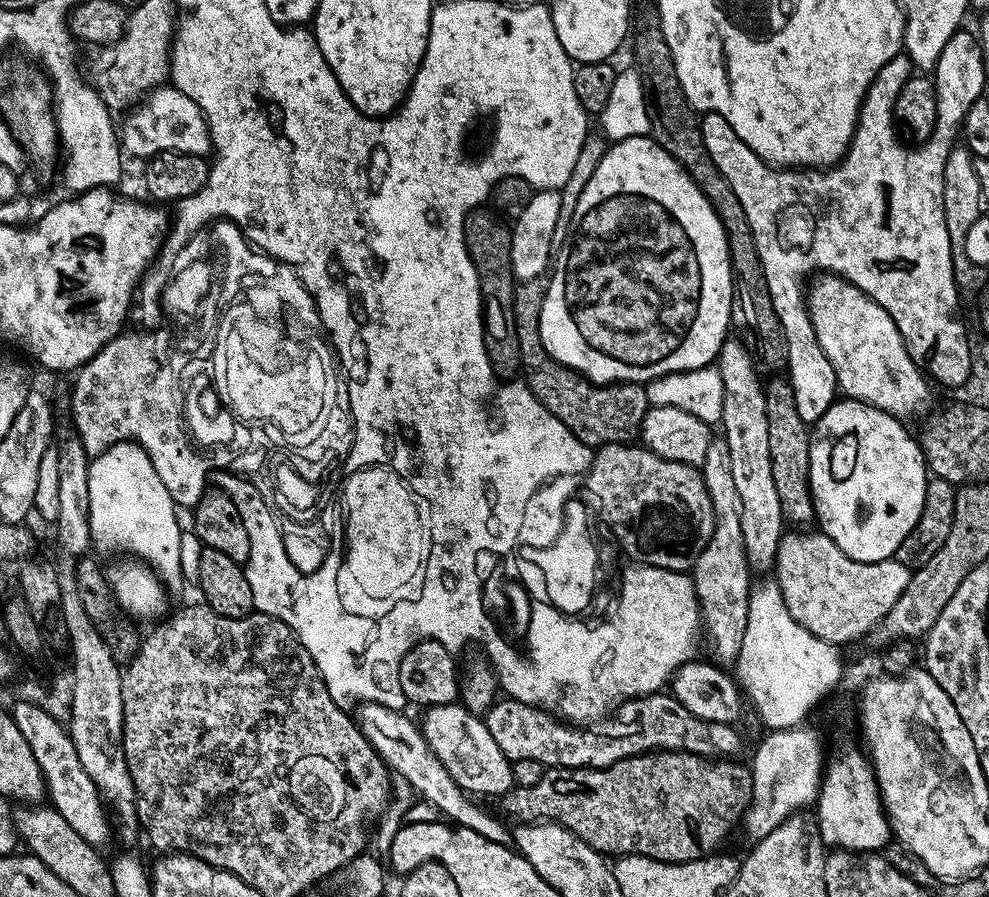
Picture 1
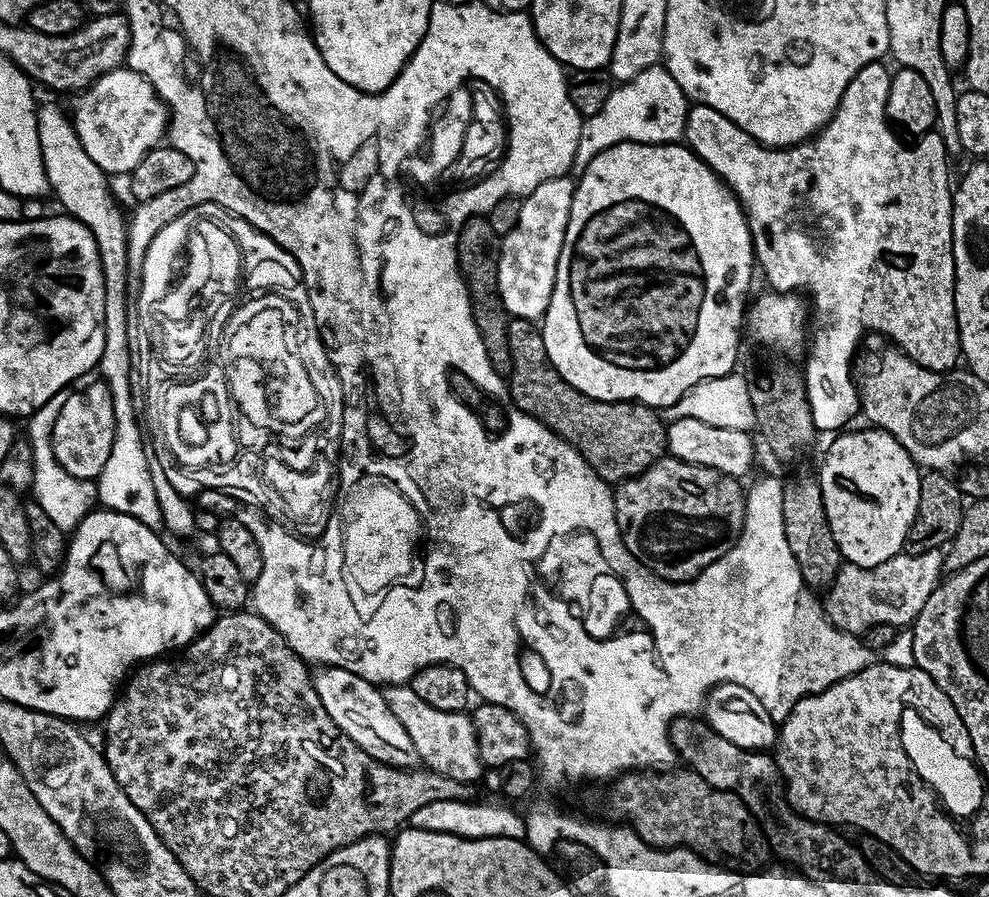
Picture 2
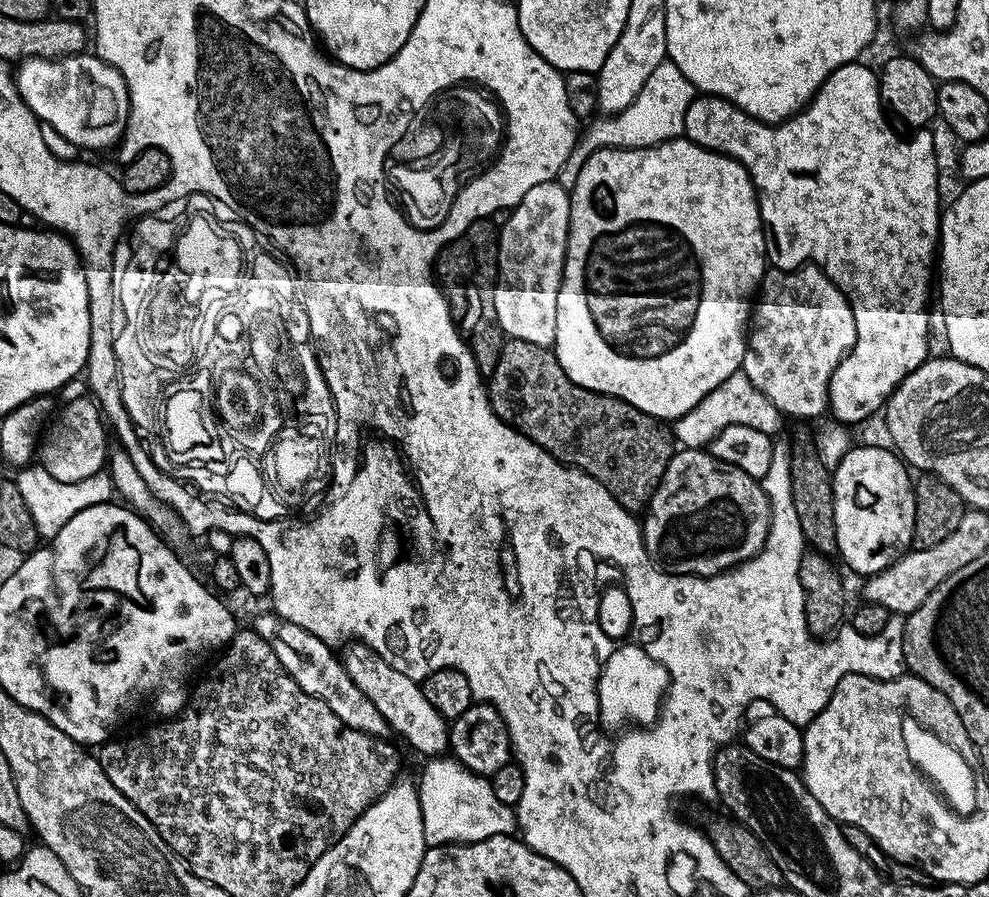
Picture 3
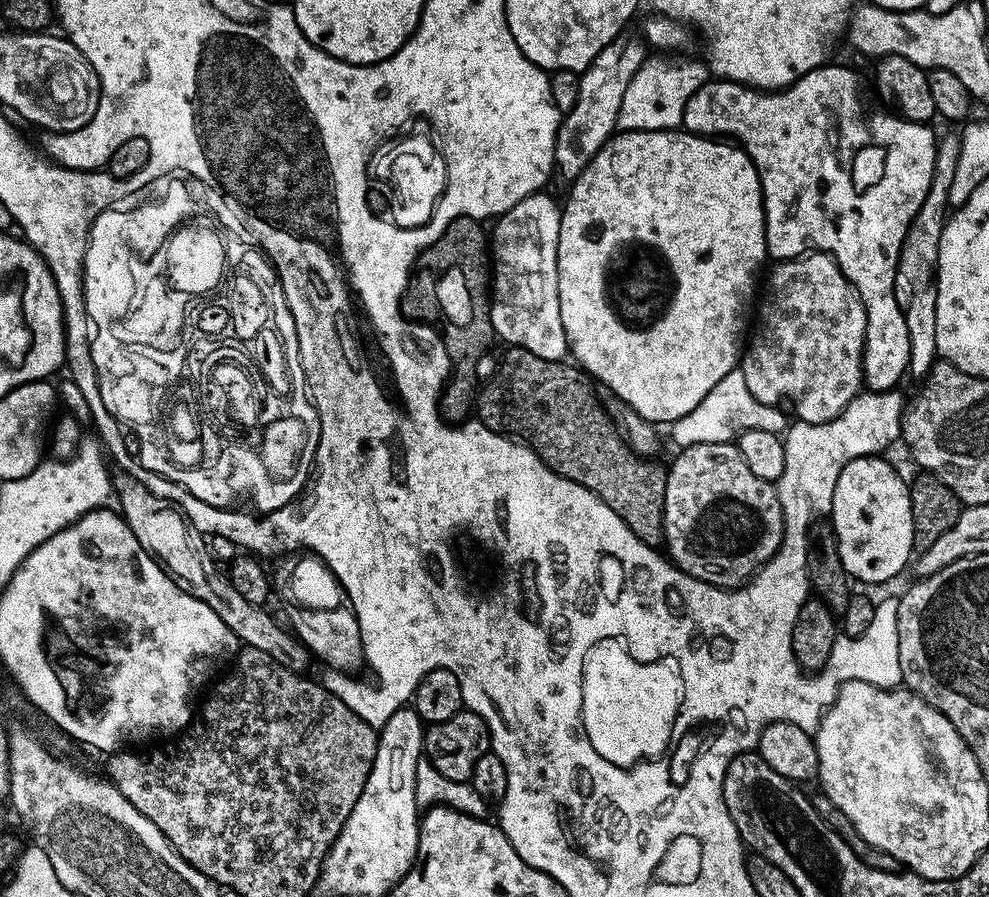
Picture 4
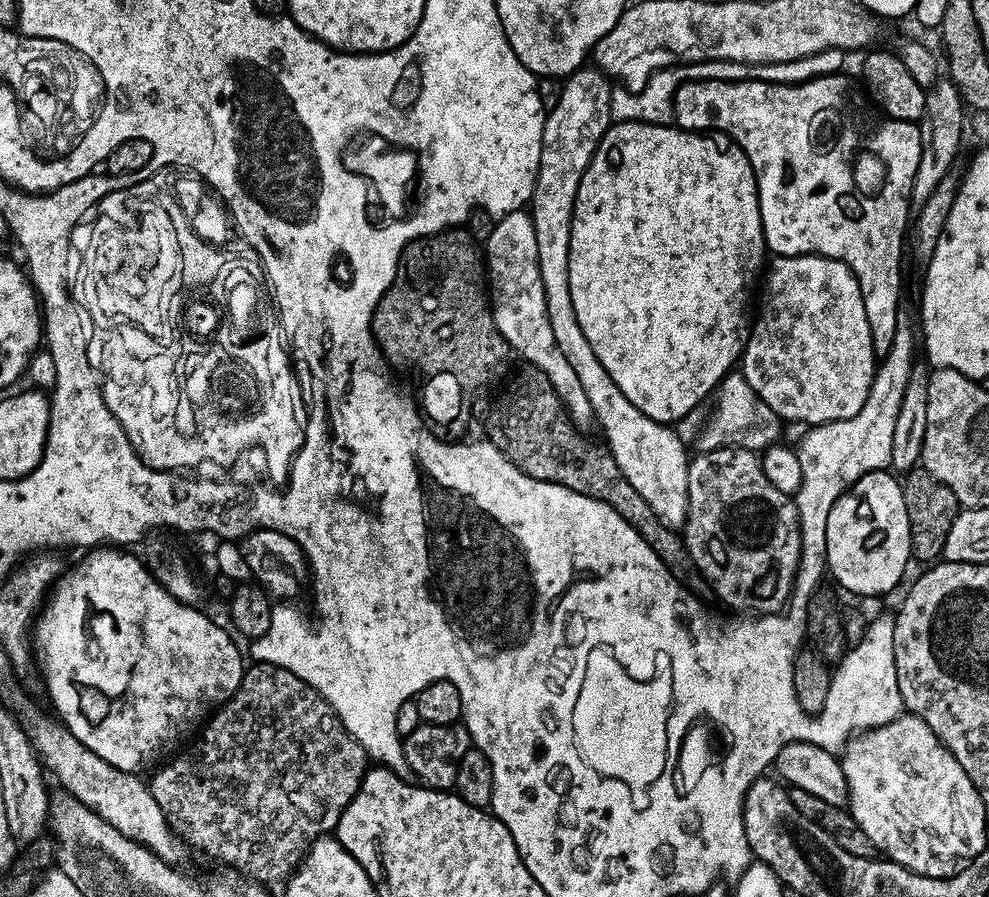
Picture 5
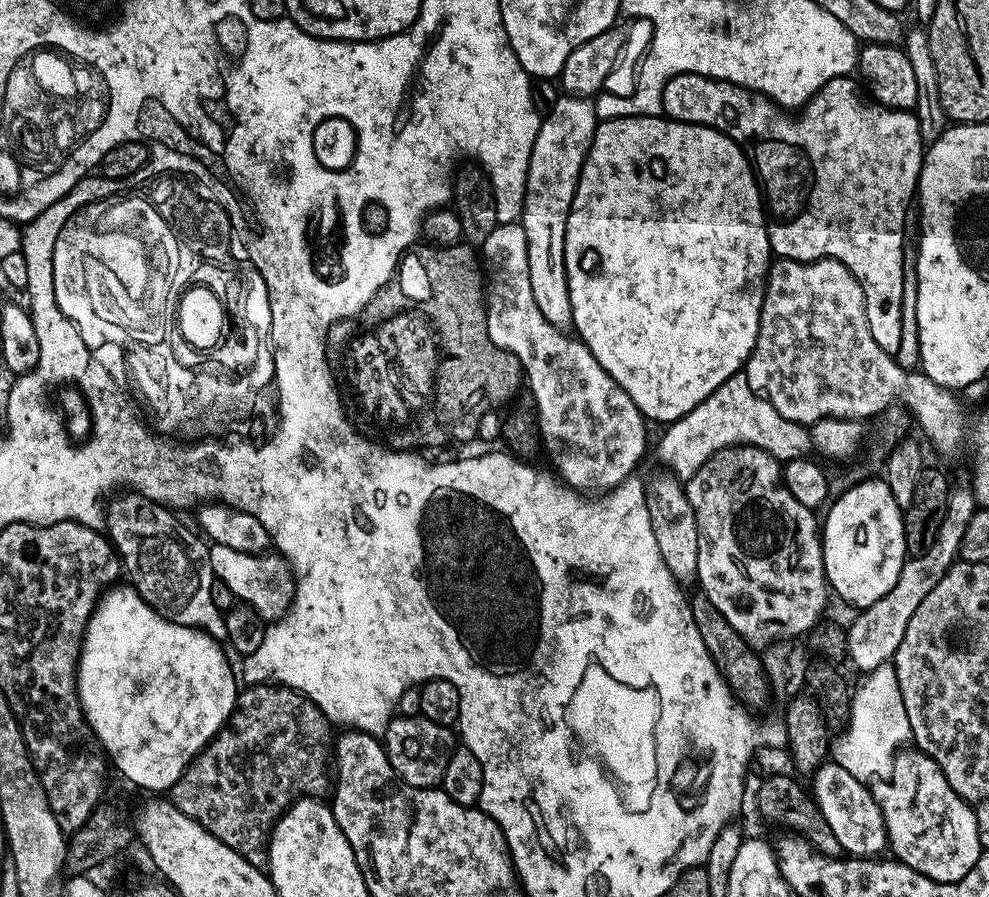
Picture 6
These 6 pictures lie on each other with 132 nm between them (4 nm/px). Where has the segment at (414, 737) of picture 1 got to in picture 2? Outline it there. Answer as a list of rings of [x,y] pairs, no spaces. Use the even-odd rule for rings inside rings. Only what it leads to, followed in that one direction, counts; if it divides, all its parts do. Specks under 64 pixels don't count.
[[[327,666],[321,667],[313,675],[312,684],[316,687],[322,706],[326,706],[326,714],[330,714],[338,730],[342,730],[342,734],[346,734],[350,742],[356,743],[360,740],[357,744],[360,749],[366,750],[376,761],[390,765],[392,768],[412,768],[419,765],[420,759],[414,742],[389,709],[377,685],[350,670]]]

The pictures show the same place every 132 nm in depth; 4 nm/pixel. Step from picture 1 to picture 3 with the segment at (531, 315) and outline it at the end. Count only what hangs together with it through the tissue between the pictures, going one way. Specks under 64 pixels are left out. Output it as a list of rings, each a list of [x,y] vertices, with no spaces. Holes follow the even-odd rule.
[[[505,339],[502,358],[498,358],[494,374],[487,377],[486,387],[488,400],[499,420],[530,438],[561,464],[585,472],[587,476],[606,486],[606,490],[610,490],[614,499],[629,512],[639,513],[647,505],[674,453],[674,432],[667,423],[630,406],[626,400],[601,392],[591,392],[573,384],[572,379],[562,370],[555,351],[552,348],[534,346],[534,342]]]

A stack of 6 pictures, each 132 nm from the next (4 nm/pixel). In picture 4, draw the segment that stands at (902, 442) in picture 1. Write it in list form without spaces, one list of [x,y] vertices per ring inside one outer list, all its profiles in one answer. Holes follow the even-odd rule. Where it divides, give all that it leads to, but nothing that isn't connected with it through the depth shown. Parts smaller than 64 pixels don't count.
[[[883,455],[854,458],[838,474],[830,509],[830,523],[836,531],[836,549],[853,581],[884,584],[892,580],[914,556],[914,518],[909,481],[896,473]]]

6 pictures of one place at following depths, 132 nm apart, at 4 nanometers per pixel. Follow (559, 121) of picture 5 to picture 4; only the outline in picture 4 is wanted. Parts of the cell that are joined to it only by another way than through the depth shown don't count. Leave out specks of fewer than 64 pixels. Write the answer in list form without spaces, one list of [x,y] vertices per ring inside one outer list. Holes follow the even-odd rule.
[[[637,40],[624,45],[621,43],[615,50],[605,51],[599,62],[591,68],[584,69],[580,76],[578,102],[563,117],[560,126],[555,166],[555,171],[559,175],[561,172],[562,175],[568,176],[567,178],[579,176],[581,170],[594,158],[594,154],[598,154],[601,146],[612,139],[617,131],[616,119],[620,113],[622,98],[626,98],[626,90],[632,79],[646,63],[645,45]]]

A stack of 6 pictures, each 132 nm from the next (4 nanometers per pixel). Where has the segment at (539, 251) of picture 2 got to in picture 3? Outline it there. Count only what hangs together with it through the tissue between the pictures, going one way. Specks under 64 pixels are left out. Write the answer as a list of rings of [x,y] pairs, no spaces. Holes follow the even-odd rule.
[[[556,180],[542,182],[524,192],[524,197],[516,202],[516,207],[507,213],[508,221],[498,232],[496,253],[496,289],[490,292],[492,305],[496,311],[495,320],[502,326],[505,337],[534,342],[534,346],[552,348],[556,342],[558,322],[558,294],[564,277],[564,259],[568,249],[568,228],[572,226],[572,197],[569,189]]]

